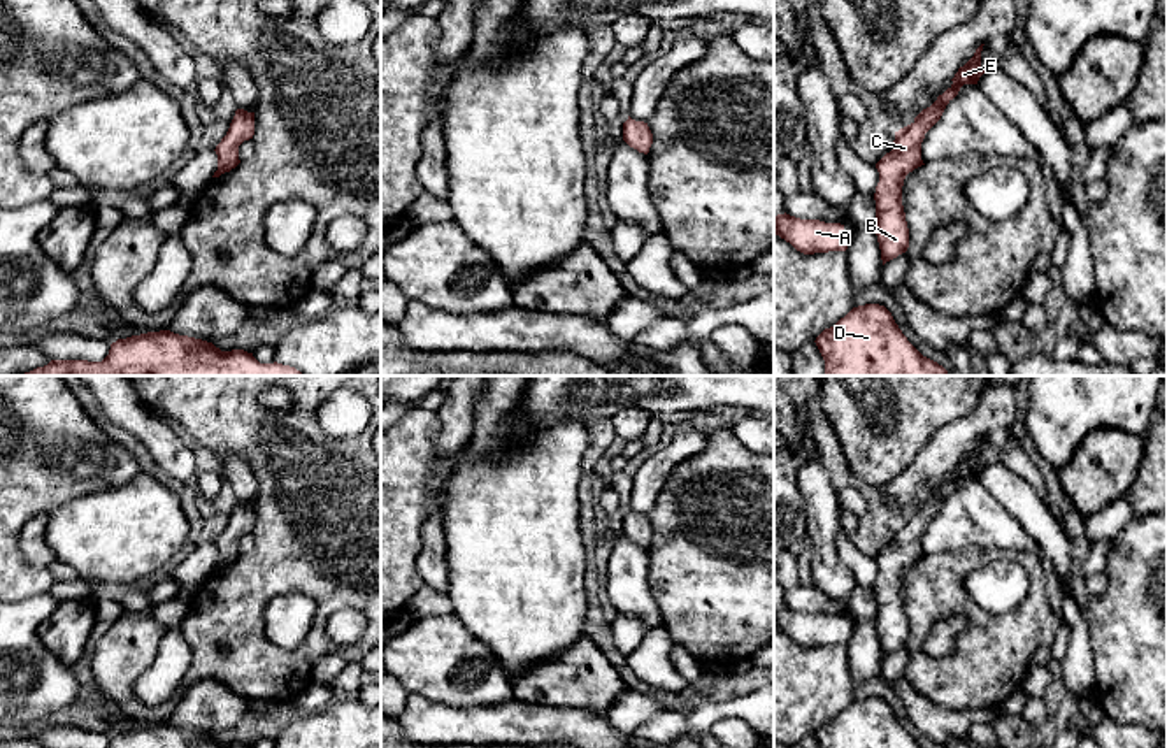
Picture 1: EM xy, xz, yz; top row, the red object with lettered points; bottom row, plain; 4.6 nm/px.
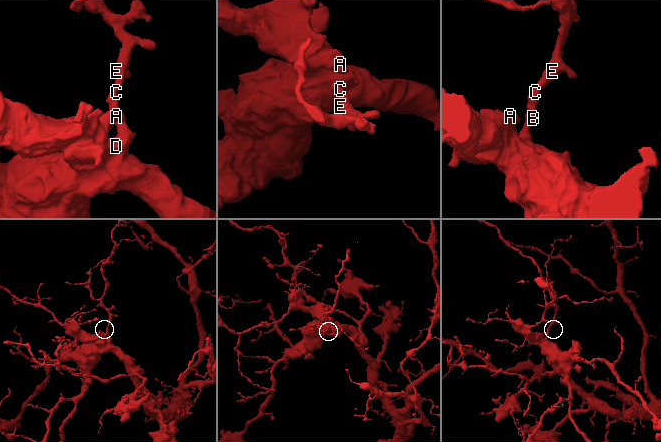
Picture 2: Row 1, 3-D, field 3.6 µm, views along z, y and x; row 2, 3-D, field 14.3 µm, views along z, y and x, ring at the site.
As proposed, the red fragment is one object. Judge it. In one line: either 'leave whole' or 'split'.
leave whole

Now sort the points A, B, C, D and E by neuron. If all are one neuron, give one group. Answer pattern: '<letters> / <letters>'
A B C D E

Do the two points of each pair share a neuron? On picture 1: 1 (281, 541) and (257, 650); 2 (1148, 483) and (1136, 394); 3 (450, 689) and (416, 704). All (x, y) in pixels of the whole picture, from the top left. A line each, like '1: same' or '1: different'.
1: same
2: different
3: different

